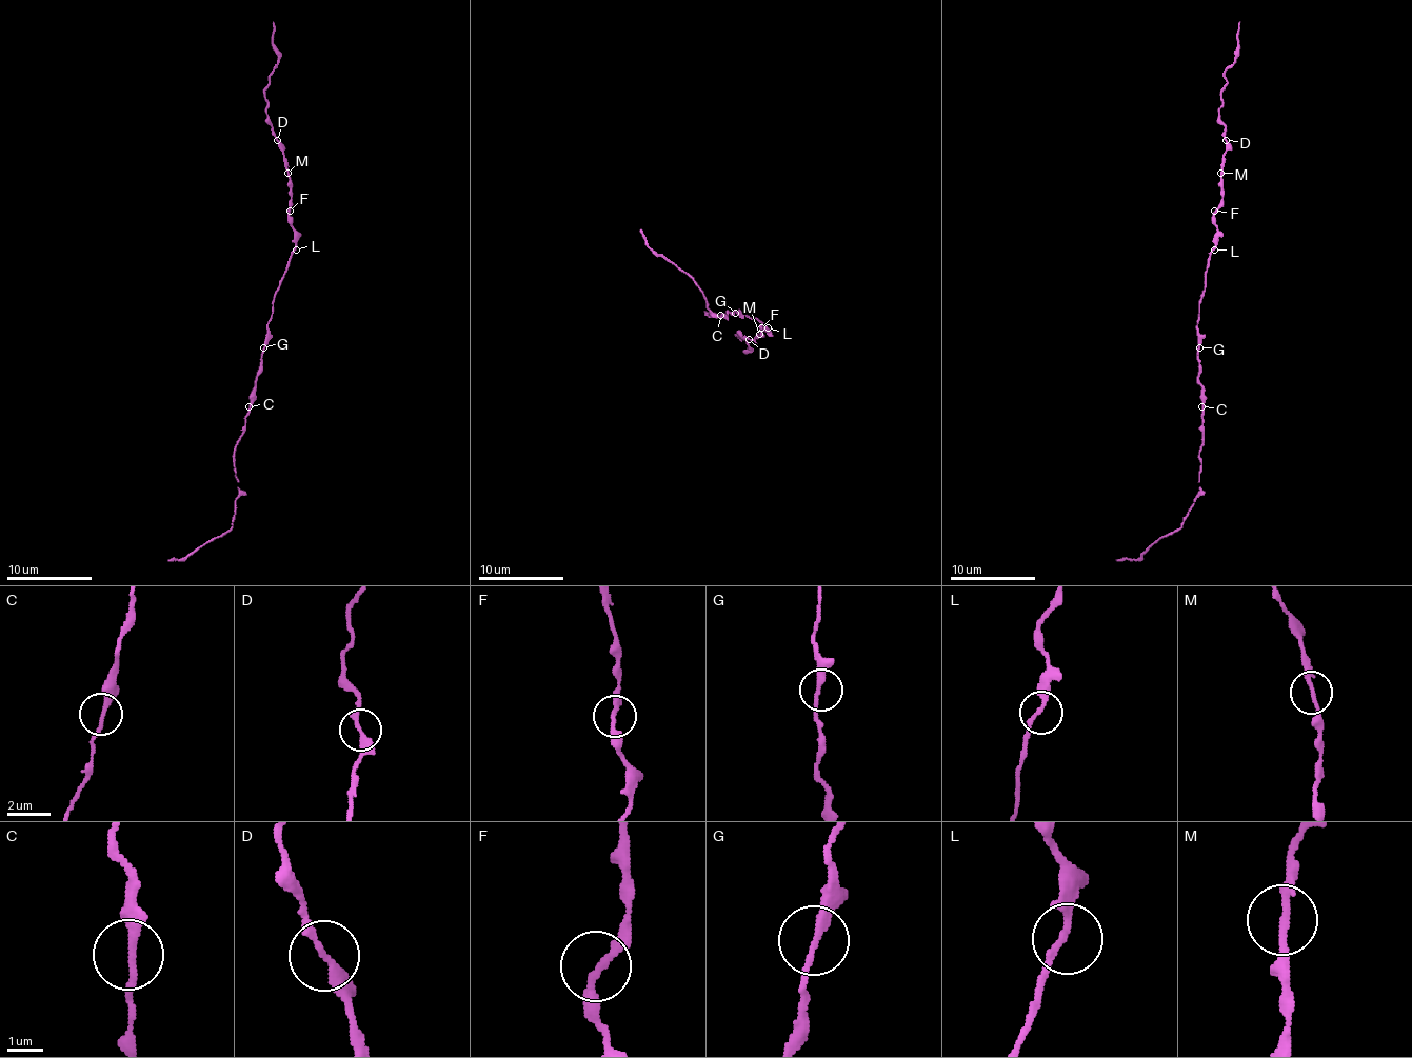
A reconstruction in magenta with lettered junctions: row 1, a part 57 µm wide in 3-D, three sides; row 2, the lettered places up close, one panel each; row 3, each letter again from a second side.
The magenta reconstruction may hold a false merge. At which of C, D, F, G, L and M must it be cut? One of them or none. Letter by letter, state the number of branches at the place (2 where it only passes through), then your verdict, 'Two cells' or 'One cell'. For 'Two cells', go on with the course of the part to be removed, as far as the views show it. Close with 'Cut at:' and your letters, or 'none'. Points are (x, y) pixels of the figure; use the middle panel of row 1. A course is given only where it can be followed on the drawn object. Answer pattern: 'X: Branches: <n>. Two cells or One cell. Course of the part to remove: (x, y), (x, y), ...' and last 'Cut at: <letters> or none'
C: Branches: 2. One cell
D: Branches: 2. One cell
F: Branches: 2. One cell
G: Branches: 2. One cell
L: Branches: 2. One cell
M: Branches: 2. One cell
Cut at: none

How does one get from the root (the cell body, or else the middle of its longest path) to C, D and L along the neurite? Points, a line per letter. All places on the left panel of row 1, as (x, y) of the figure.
C: (270, 315), (259, 375), (253, 387), (253, 402), (249, 406)
D: (270, 315), (274, 292), (296, 244), (290, 215), (292, 181), (287, 160), (276, 140)
L: (270, 315), (274, 292), (290, 256), (296, 250)

